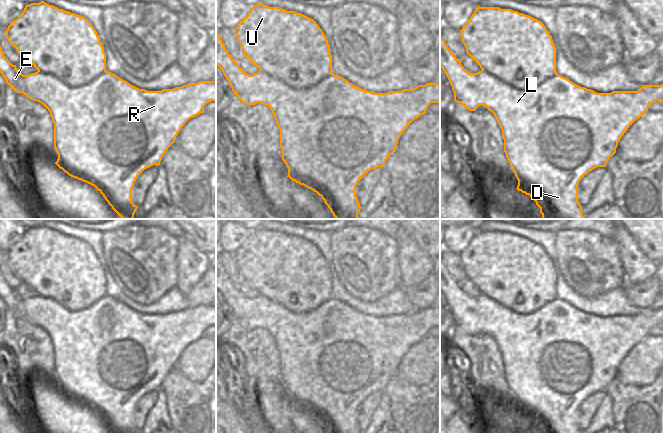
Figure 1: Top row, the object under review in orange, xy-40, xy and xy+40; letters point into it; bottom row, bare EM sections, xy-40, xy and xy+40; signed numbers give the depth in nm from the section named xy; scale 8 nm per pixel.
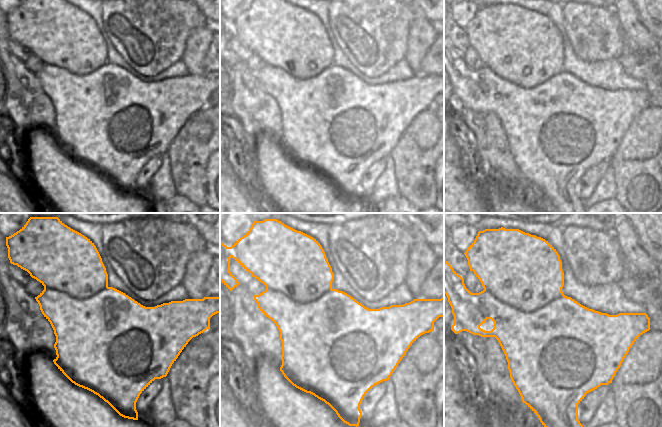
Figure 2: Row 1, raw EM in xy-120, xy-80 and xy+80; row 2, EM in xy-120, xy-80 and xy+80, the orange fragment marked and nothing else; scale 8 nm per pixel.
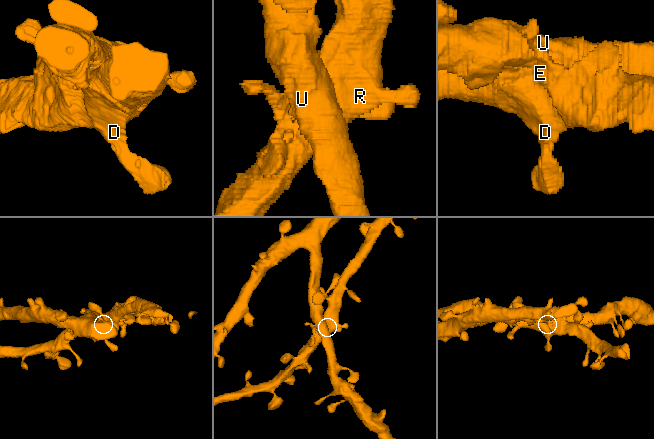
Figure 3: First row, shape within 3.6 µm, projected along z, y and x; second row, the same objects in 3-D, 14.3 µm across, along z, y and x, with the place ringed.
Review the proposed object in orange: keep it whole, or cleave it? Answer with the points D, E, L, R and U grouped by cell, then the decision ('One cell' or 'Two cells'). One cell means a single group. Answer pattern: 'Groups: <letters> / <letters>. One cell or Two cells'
Groups: D E L R / U. Two cells.

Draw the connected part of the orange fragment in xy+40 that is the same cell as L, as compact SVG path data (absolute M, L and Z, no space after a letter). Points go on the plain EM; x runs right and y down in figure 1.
M441 260L440 291L452 310L455 326L461 327L469 335L476 335L479 329L485 329L494 338L502 354L506 382L518 404L516 413L533 421L540 433L582 433L578 426L580 404L593 393L606 391L628 352L642 341L655 325L664 325L664 307L644 309L637 315L597 317L558 298L533 313L521 315L485 294L469 297Z

